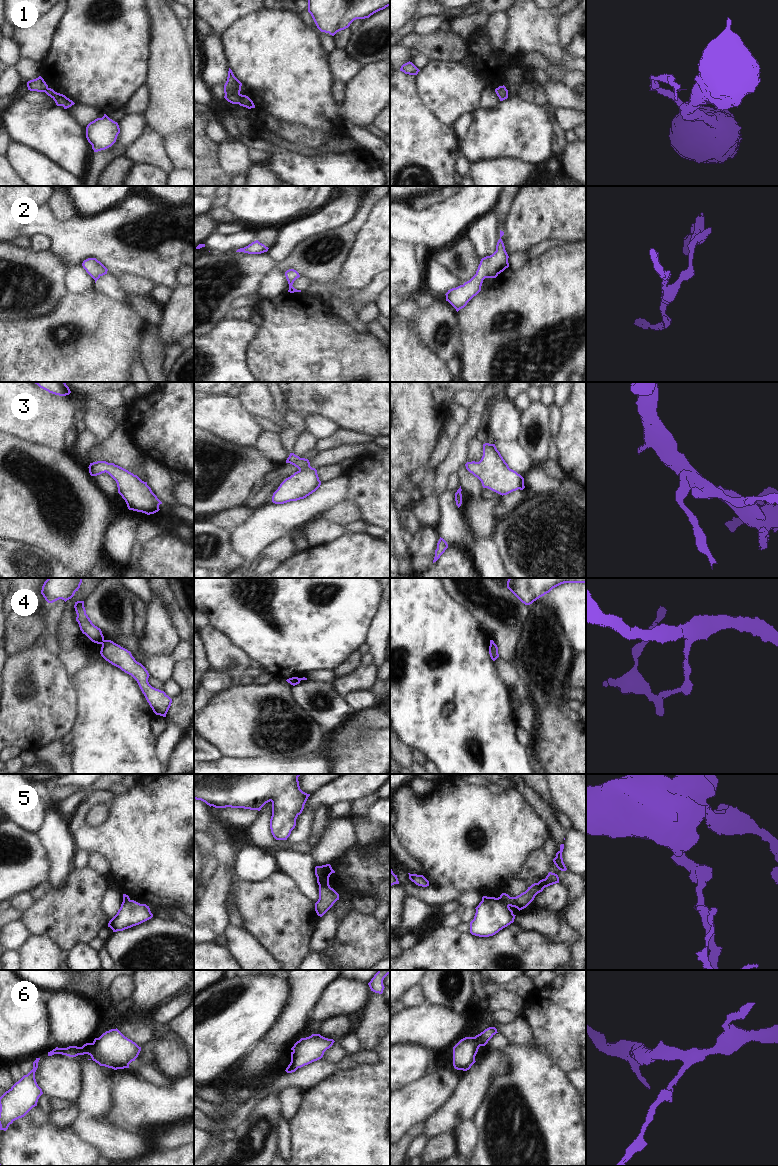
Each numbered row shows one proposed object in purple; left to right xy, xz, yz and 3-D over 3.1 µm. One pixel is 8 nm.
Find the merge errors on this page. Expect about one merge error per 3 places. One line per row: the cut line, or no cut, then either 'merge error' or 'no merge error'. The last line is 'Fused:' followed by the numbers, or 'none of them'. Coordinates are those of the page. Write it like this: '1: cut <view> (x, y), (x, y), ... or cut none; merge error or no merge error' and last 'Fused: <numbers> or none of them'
1: cut xz (244, 95), (238, 103); merge error
2: cut none; no merge error
3: cut none; no merge error
4: cut xy (104, 640), (101, 643); merge error
5: cut xz (319, 885), (329, 887); merge error
6: cut none; no merge error
Fused: 1, 4, 5

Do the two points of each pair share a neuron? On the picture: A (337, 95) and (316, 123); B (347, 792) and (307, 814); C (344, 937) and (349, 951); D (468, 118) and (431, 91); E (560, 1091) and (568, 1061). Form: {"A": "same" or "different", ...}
{"A": "different", "B": "same", "C": "same", "D": "different", "E": "different"}

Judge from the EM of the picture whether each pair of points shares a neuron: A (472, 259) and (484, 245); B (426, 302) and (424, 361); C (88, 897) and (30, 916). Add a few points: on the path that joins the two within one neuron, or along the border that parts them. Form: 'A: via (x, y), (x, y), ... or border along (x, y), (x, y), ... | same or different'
A: border along (467, 236), (475, 252), (481, 258) | different
B: via (415, 317), (413, 321), (413, 346) | same
C: via (74, 909), (67, 916), (44, 916) | same

